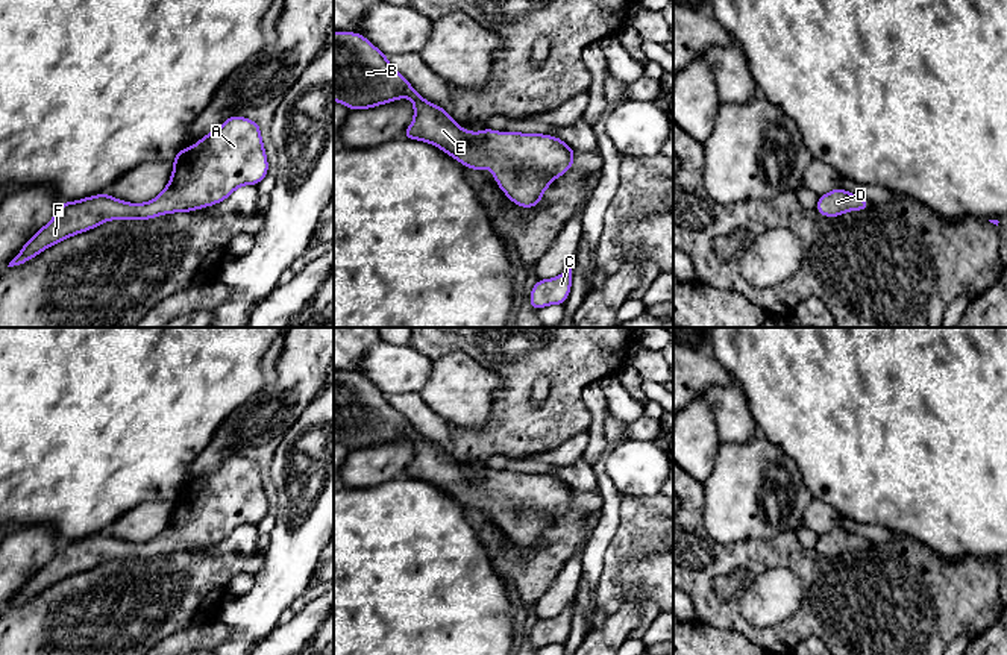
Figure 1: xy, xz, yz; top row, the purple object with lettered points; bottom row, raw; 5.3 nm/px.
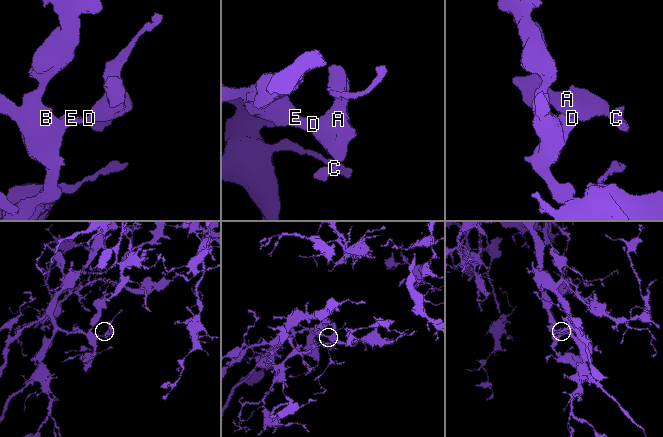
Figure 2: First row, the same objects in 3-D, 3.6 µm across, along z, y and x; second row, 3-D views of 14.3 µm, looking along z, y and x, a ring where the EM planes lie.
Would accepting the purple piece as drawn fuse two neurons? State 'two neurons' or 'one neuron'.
one neuron

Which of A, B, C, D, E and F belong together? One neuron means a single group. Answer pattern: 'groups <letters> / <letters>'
groups A B C D E F

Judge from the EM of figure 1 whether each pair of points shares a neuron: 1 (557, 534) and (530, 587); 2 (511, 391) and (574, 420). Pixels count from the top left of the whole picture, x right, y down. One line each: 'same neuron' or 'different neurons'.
1: same neuron
2: same neuron

